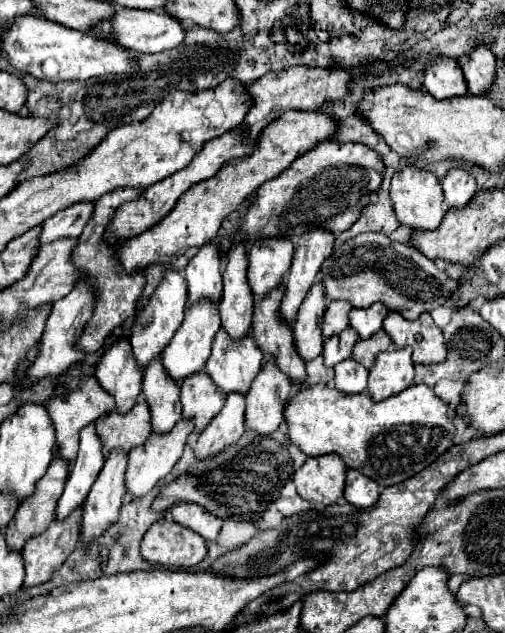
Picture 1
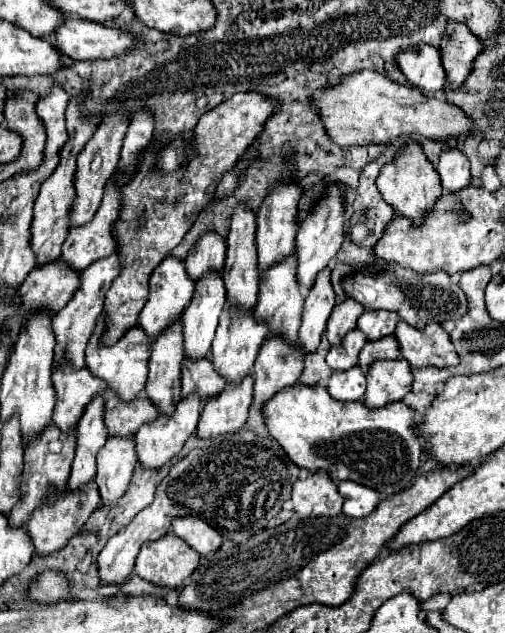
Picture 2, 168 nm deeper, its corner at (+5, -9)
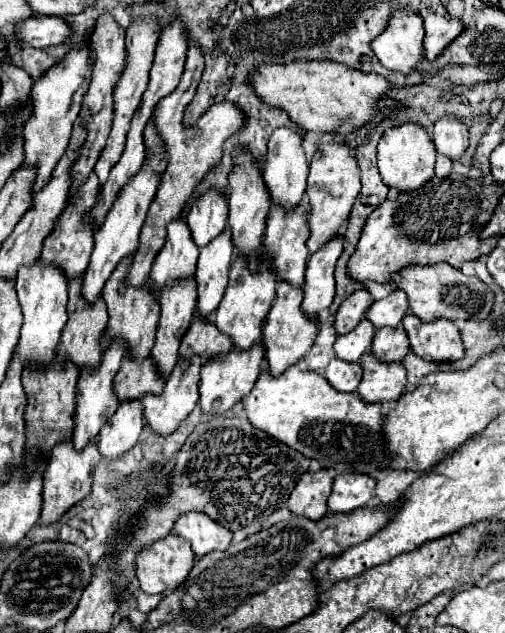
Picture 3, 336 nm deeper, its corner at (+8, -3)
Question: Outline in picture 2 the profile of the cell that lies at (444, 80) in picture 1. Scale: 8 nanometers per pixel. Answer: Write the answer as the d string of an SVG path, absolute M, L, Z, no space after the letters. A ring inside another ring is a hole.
M423 43L411 45L395 53L395 63L413 87L427 91L445 89L445 71L439 63L439 49Z

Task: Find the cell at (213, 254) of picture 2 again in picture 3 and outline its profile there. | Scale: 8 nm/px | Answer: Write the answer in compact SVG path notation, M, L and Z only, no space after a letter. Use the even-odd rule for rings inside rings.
M208 191L192 205L186 223L192 231L194 243L198 247L204 247L226 229L226 219L228 219L226 197L222 197L218 191Z

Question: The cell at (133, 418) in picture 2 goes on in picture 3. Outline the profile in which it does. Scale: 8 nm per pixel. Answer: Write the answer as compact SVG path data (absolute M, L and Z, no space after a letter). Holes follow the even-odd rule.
M124 357L120 371L114 377L114 393L120 403L136 401L144 393L160 393L164 379L158 375L152 359L144 363L134 363L130 357Z

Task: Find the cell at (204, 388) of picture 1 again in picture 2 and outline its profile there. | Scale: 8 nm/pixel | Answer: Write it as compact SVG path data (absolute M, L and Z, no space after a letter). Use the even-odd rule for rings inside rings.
M209 357L203 359L185 359L183 361L183 395L199 391L201 401L207 401L219 395L225 387L223 375L219 375Z

